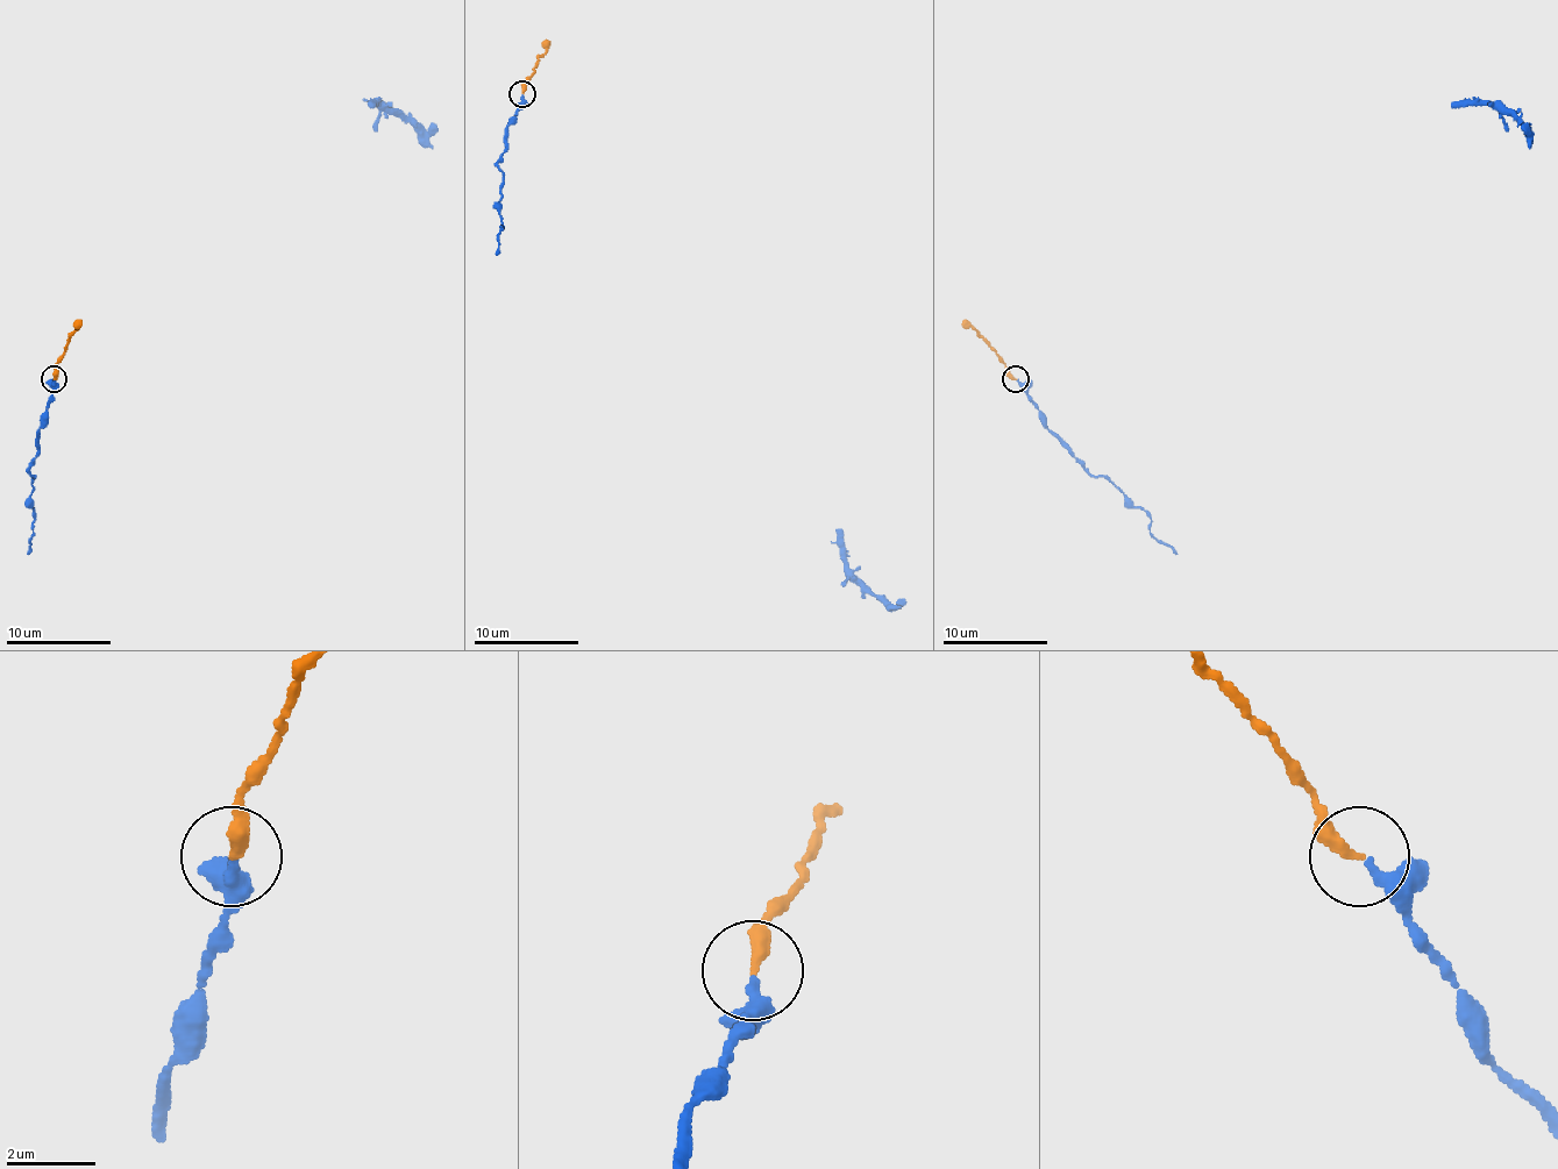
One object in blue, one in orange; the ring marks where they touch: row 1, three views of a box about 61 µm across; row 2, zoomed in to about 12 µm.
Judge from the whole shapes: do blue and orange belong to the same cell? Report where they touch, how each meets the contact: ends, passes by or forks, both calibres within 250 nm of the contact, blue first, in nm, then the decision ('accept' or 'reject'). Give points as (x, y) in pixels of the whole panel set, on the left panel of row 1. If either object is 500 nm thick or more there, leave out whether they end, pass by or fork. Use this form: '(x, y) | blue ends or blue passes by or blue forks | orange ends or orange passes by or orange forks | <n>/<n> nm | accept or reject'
(54, 379) | blue ends | orange ends | 320/280 nm | accept

